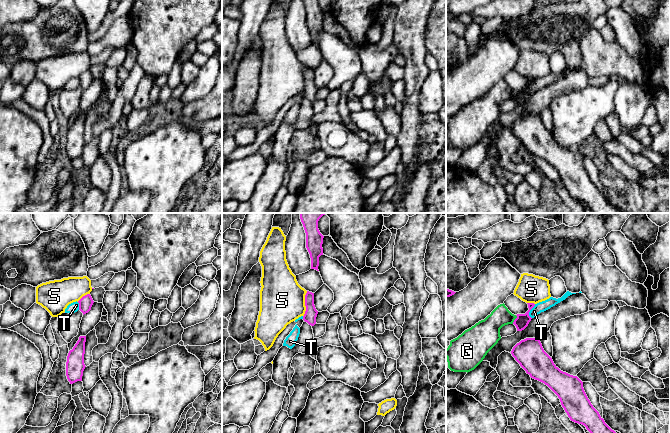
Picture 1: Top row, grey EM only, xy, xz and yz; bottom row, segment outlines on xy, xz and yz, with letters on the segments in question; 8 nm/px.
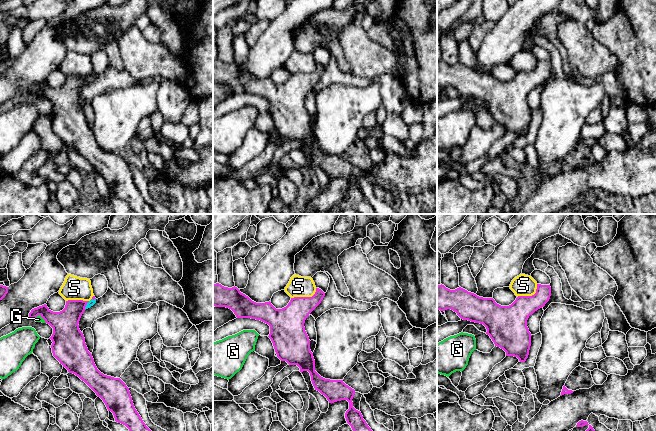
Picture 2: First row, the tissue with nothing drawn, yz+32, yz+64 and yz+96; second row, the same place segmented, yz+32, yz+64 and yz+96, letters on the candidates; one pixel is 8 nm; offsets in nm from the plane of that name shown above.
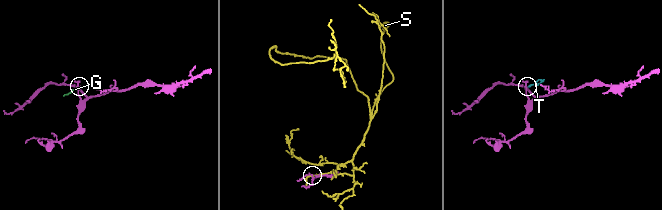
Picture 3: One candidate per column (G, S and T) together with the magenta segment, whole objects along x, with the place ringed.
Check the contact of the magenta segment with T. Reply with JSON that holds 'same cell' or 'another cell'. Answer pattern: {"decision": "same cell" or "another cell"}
{"decision": "another cell"}

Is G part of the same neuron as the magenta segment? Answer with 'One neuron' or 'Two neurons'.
Two neurons

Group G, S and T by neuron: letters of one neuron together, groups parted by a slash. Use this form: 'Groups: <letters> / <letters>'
Groups: G T / S

